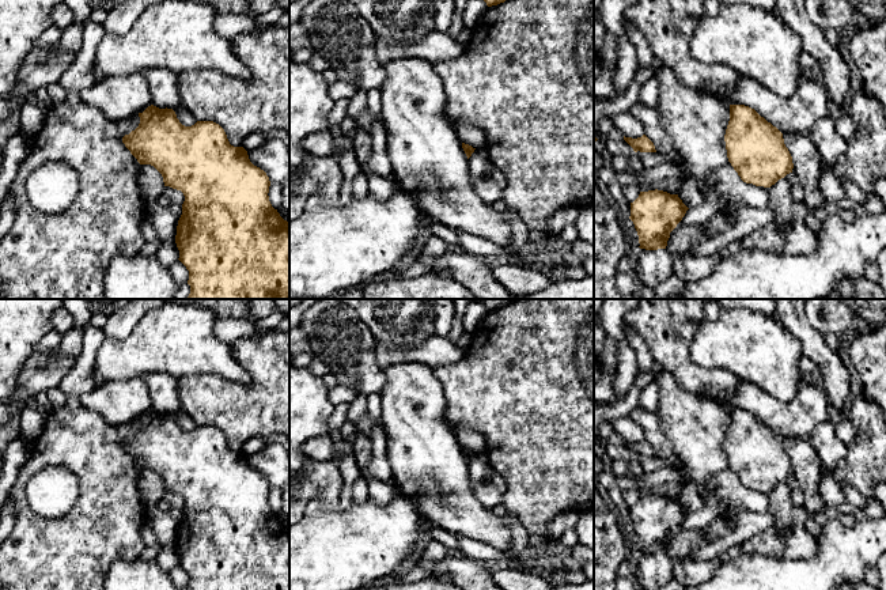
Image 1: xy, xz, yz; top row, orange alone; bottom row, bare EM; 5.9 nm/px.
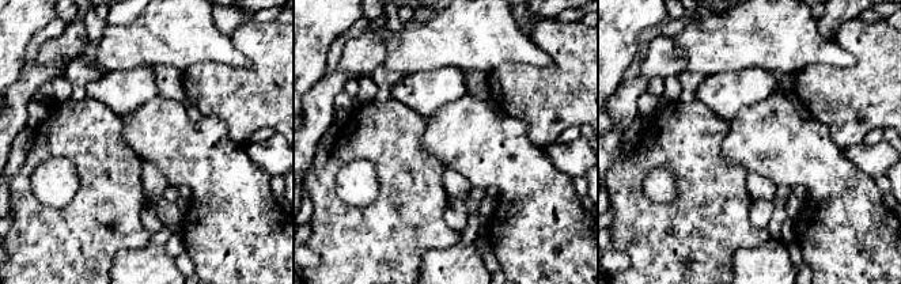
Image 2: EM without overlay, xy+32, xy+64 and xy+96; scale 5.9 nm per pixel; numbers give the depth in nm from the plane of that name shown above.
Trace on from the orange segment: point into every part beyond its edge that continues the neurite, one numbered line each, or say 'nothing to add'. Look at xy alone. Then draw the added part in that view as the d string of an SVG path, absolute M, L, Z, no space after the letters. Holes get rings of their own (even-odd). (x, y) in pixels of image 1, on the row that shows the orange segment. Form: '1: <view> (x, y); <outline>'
nothing to add

